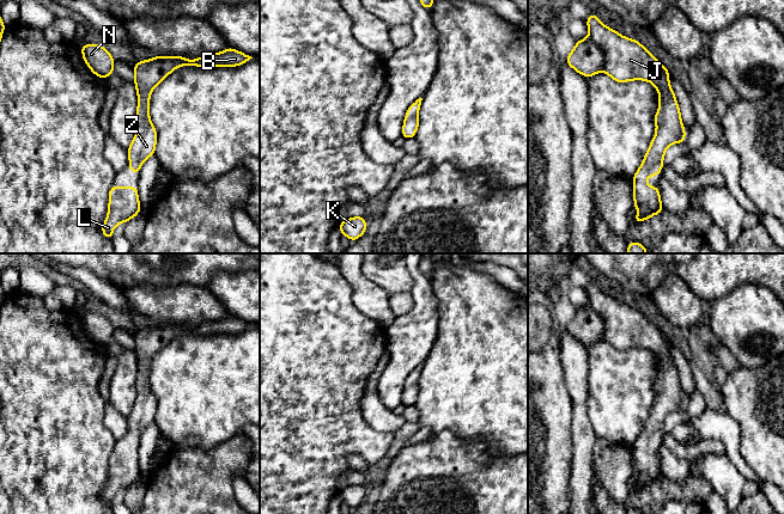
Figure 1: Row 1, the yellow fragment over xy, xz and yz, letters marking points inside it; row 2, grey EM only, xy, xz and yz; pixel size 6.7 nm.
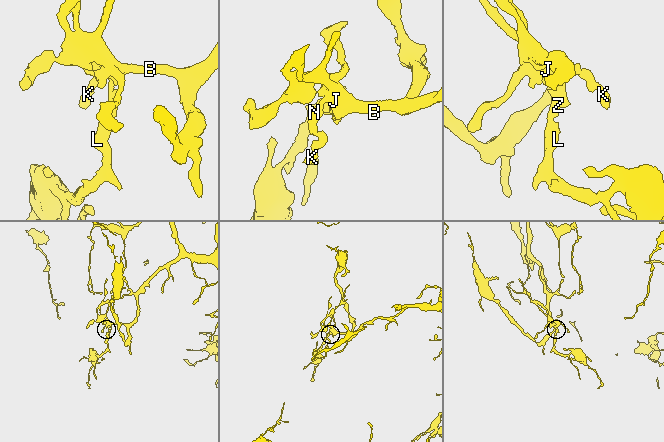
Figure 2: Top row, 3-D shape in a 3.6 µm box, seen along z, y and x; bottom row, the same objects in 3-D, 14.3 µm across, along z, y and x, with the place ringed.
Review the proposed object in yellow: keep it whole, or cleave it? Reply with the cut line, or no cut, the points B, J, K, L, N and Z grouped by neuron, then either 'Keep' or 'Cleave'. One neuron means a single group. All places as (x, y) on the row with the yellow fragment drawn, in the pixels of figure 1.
No split. Groups: B J K L N Z. Keep

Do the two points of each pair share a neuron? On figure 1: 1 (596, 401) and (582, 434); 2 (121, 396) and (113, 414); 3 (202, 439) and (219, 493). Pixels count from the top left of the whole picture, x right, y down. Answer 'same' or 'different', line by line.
1: different
2: different
3: different

